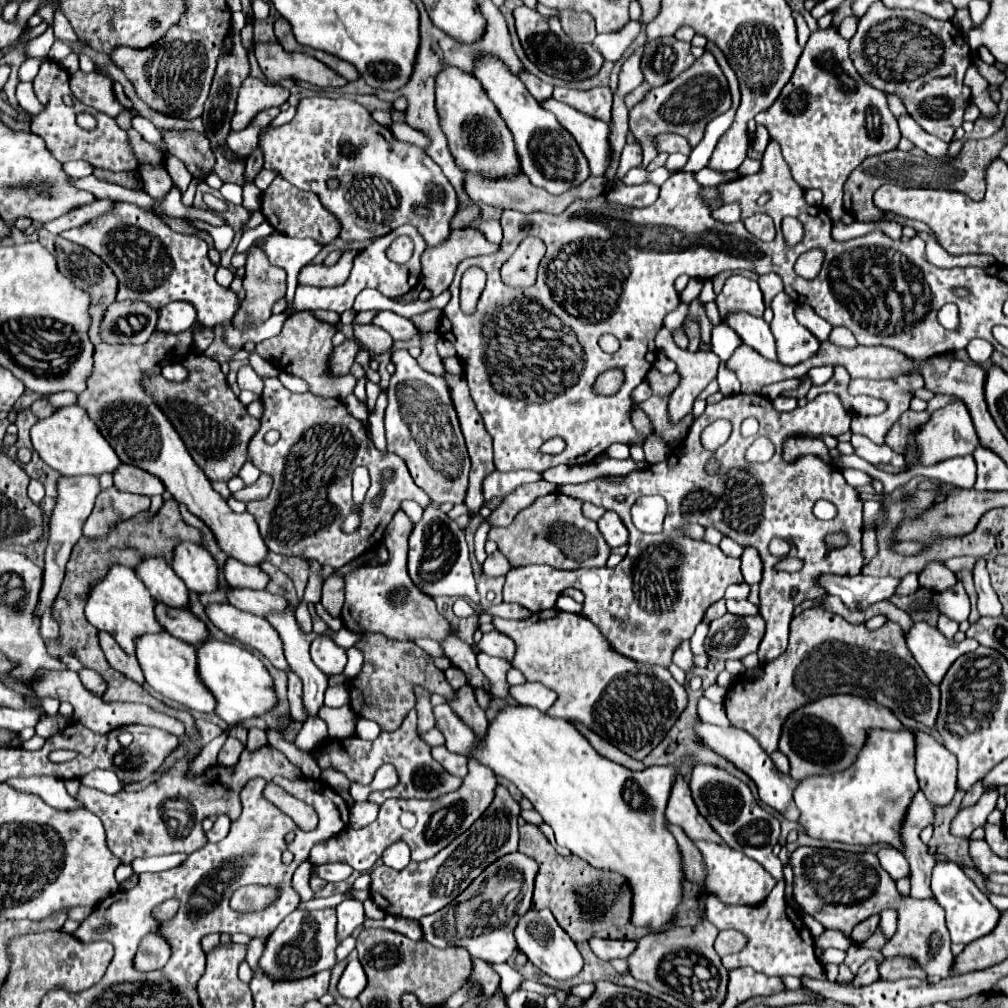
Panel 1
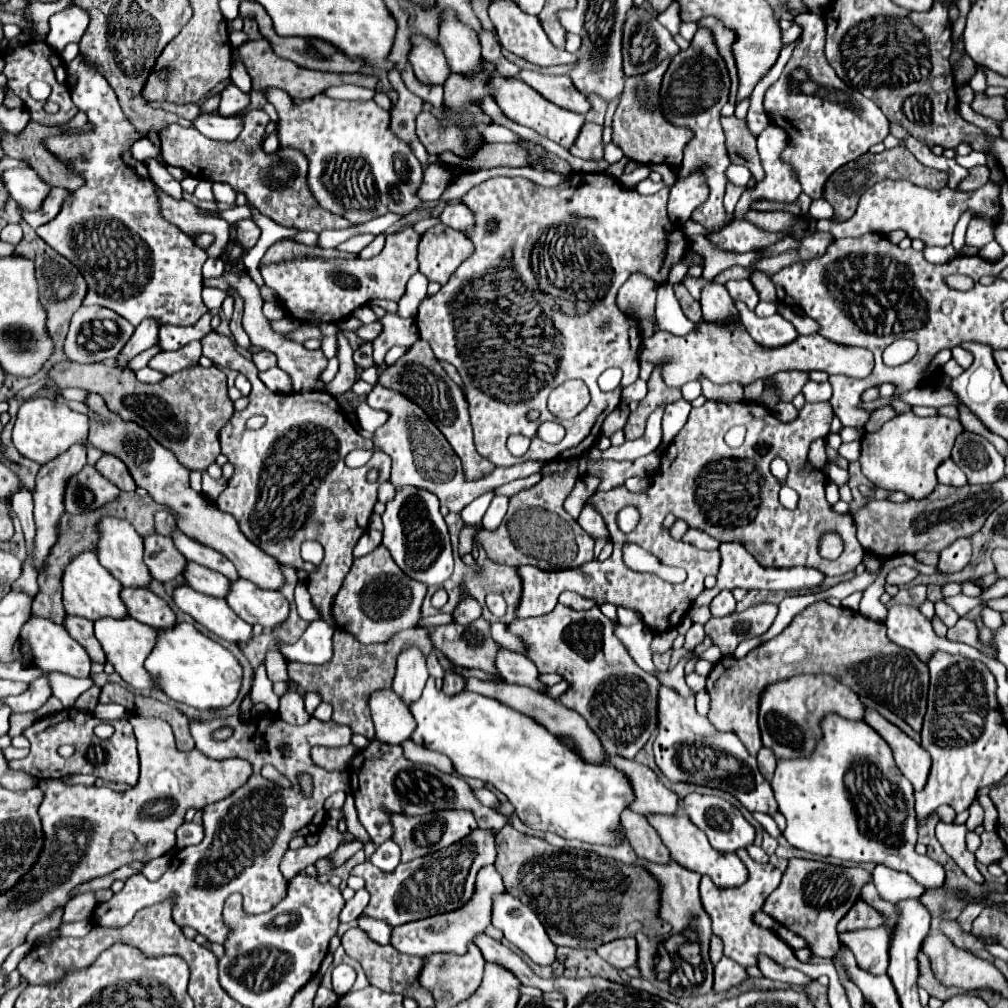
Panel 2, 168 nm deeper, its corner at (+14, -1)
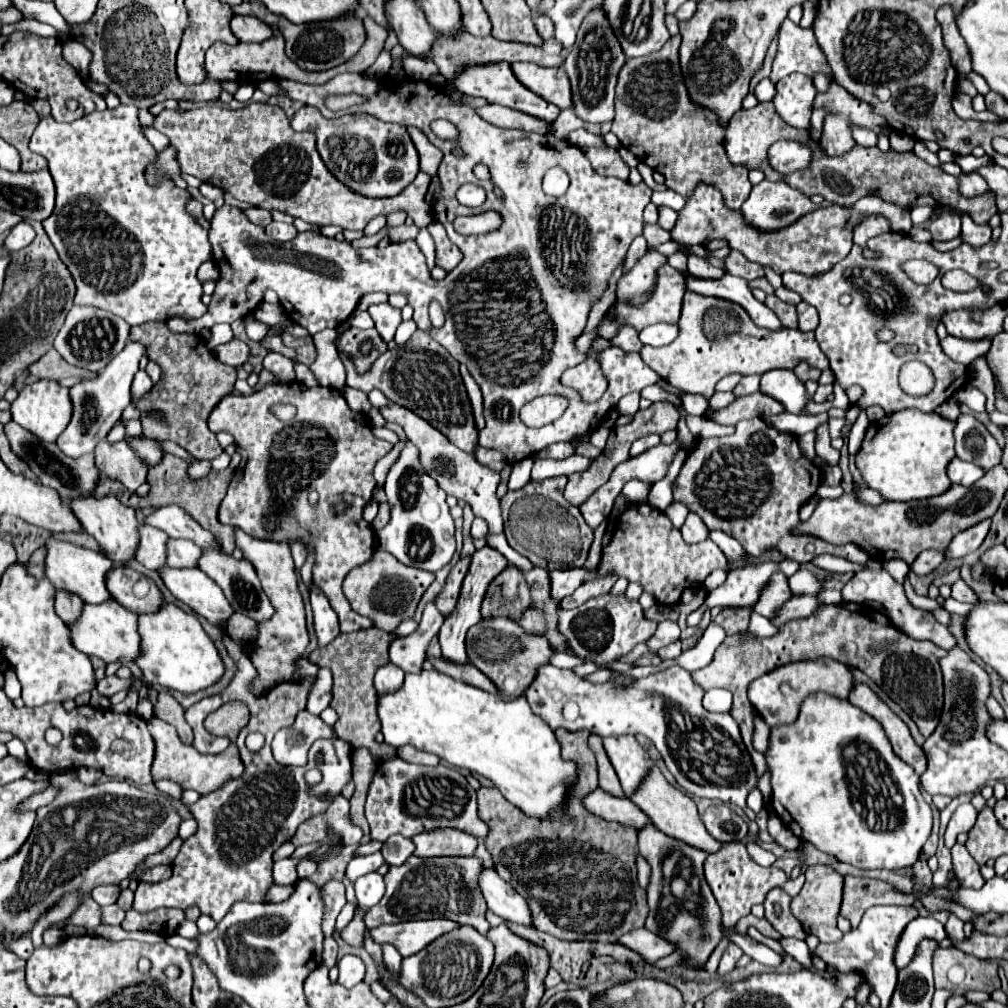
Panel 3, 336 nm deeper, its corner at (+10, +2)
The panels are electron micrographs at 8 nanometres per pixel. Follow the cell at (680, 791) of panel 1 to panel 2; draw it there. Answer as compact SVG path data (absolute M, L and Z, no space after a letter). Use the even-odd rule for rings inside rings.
M609 755L607 761L609 767L621 769L625 777L629 777L629 783L633 785L633 805L629 805L631 811L649 815L649 813L677 813L679 811L679 799L677 795L667 789L655 775L653 769L647 765L641 765L637 761L629 761L625 757Z

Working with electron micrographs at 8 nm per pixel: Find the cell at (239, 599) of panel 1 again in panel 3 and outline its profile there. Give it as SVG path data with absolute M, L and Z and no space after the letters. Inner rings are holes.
M169 540L167 566L171 568L197 568L201 558L201 548L185 540Z

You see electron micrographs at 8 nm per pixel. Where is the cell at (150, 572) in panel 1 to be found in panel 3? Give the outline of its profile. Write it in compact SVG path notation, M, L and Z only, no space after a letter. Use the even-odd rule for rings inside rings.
M89 496L77 502L71 502L71 510L79 518L83 530L99 542L101 550L111 562L115 562L117 566L127 566L135 558L139 548L139 520L133 508L123 506L115 496L105 496L101 500Z

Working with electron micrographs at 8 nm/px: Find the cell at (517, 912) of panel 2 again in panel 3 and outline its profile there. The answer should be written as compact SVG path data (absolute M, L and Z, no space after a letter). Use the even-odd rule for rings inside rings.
M485 868L479 878L481 892L485 896L485 902L489 910L503 920L511 920L521 926L533 926L531 910L521 894L513 890L493 868Z

